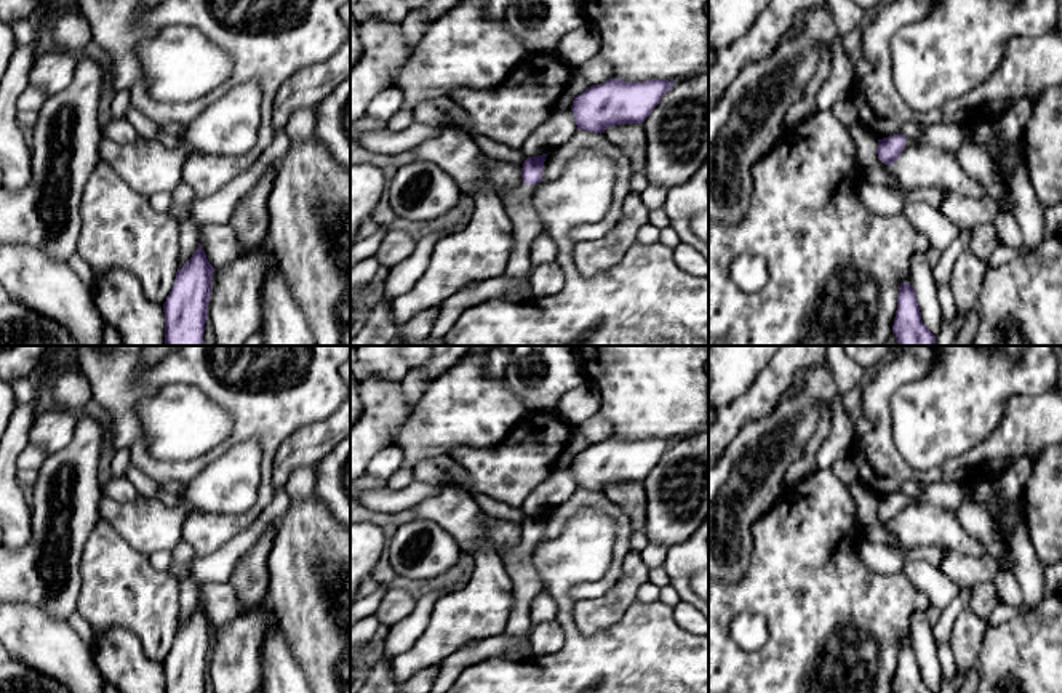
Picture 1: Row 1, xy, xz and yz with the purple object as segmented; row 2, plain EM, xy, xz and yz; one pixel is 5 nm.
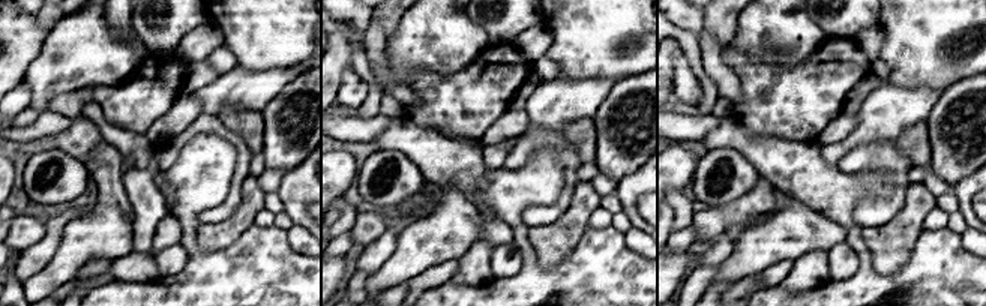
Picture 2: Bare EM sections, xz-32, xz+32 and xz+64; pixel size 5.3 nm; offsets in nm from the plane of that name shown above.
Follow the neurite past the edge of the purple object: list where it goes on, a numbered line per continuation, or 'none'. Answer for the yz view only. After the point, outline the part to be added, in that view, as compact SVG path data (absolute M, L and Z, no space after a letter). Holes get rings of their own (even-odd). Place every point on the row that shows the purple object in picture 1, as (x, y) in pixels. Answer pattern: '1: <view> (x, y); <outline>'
1: yz (947, 135); M924 118L924 130L920 136L907 136L905 144L926 142L945 150L956 152L969 138L971 123L963 122L936 122Z

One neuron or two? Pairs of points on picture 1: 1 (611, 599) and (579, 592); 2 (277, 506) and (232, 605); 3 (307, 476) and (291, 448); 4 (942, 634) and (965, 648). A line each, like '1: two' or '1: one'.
1: two
2: two
3: two
4: two

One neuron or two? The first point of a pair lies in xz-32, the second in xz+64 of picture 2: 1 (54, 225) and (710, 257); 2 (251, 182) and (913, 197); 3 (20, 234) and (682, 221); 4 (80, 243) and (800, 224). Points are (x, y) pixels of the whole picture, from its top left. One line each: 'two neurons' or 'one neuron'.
1: one neuron
2: one neuron
3: two neurons
4: one neuron

